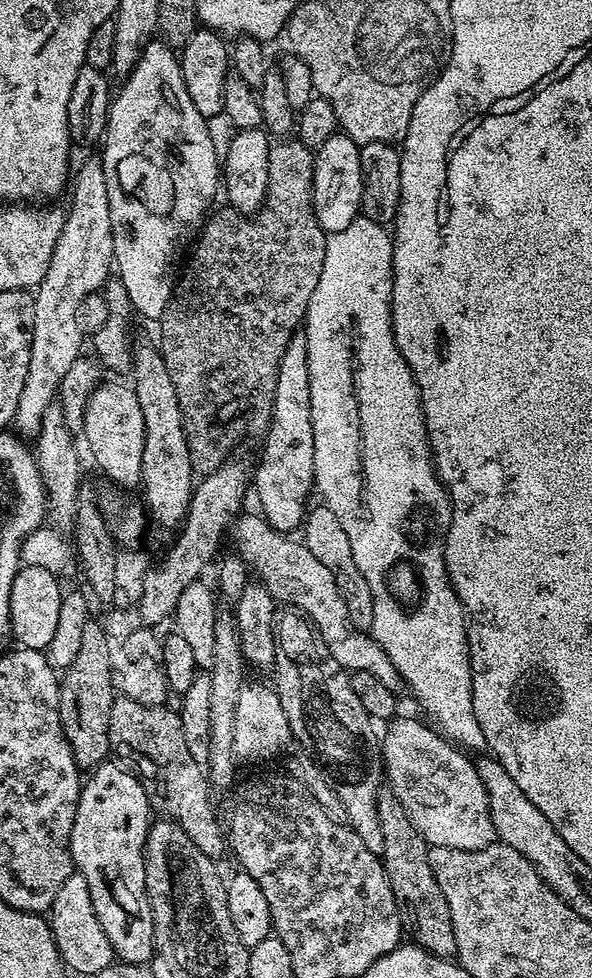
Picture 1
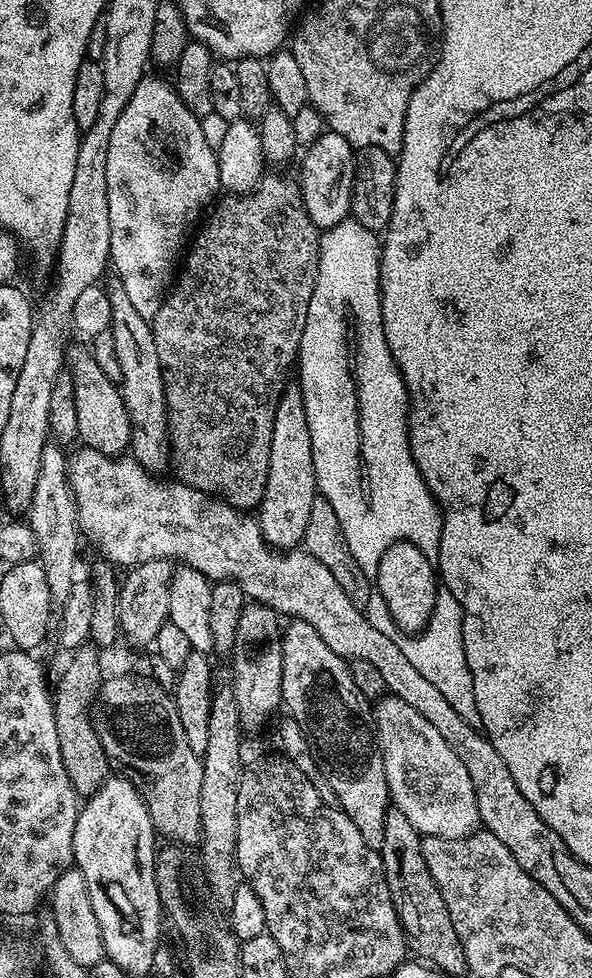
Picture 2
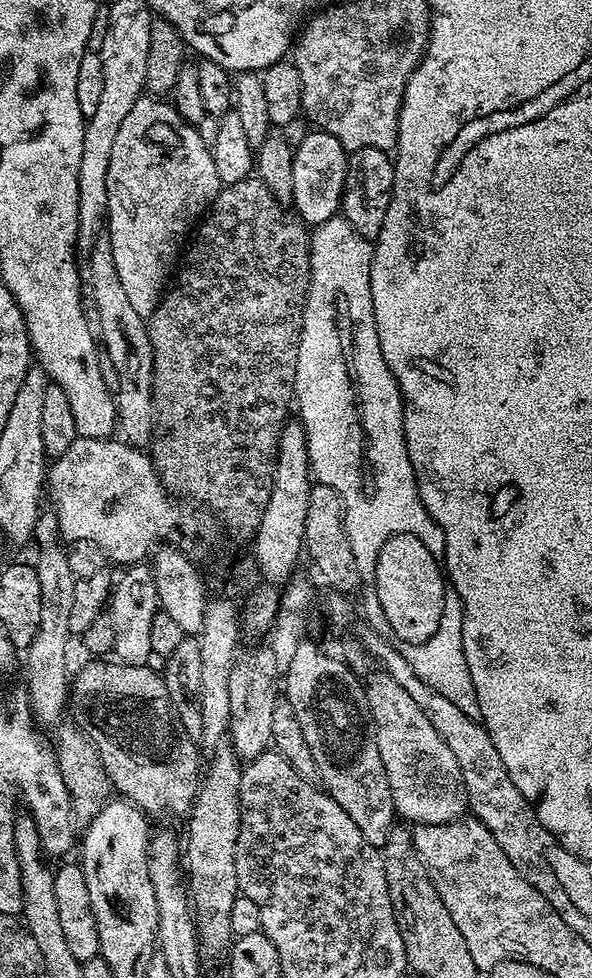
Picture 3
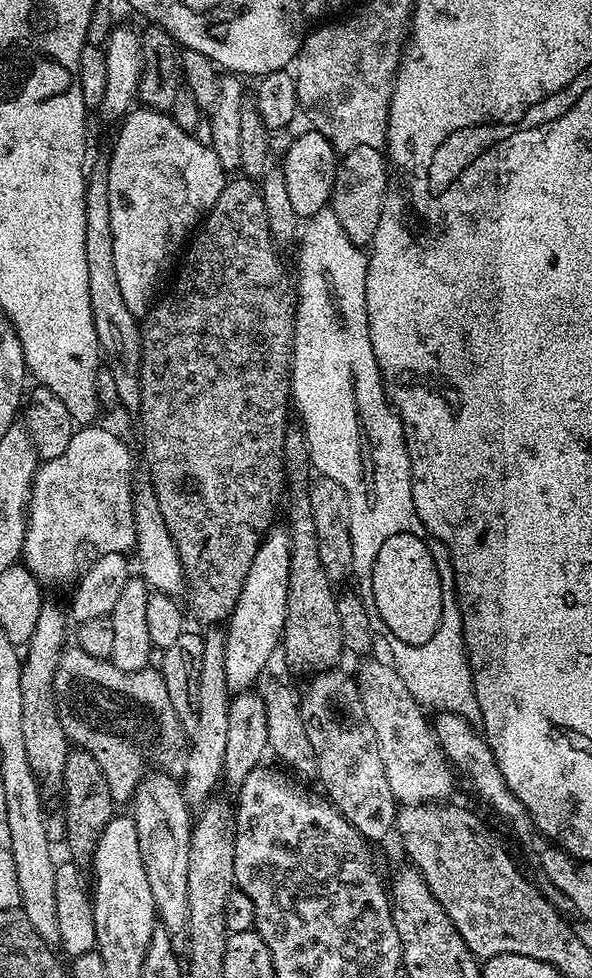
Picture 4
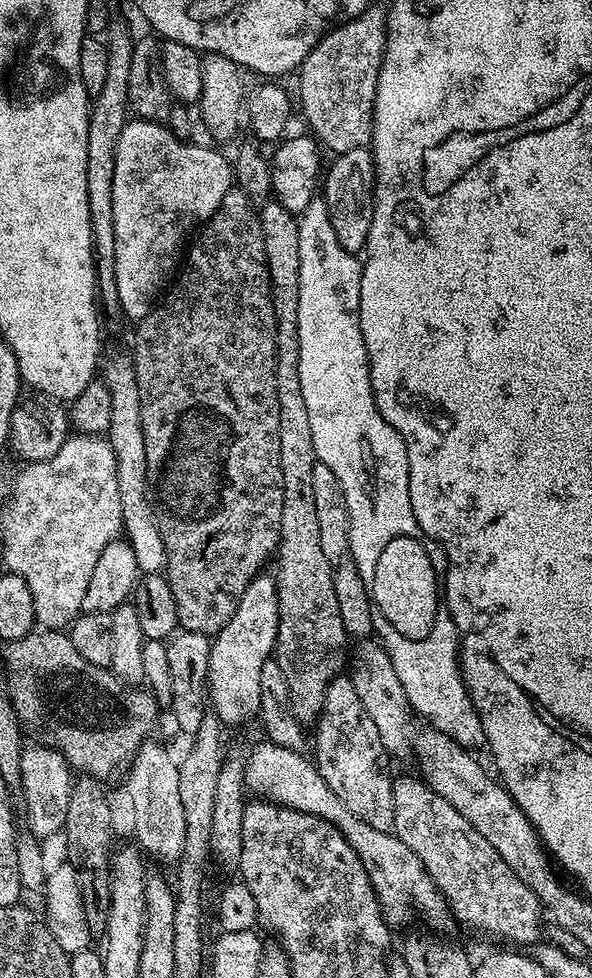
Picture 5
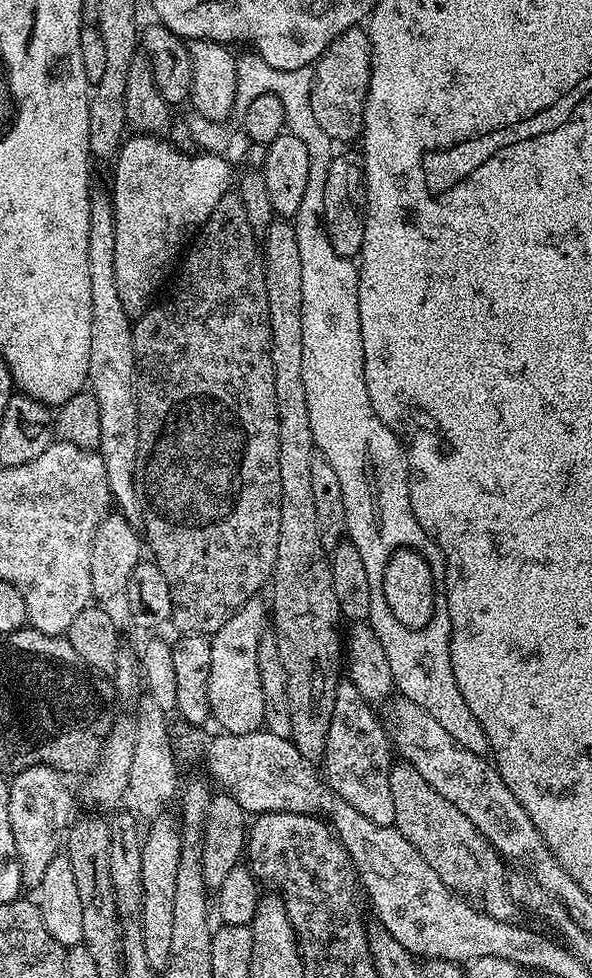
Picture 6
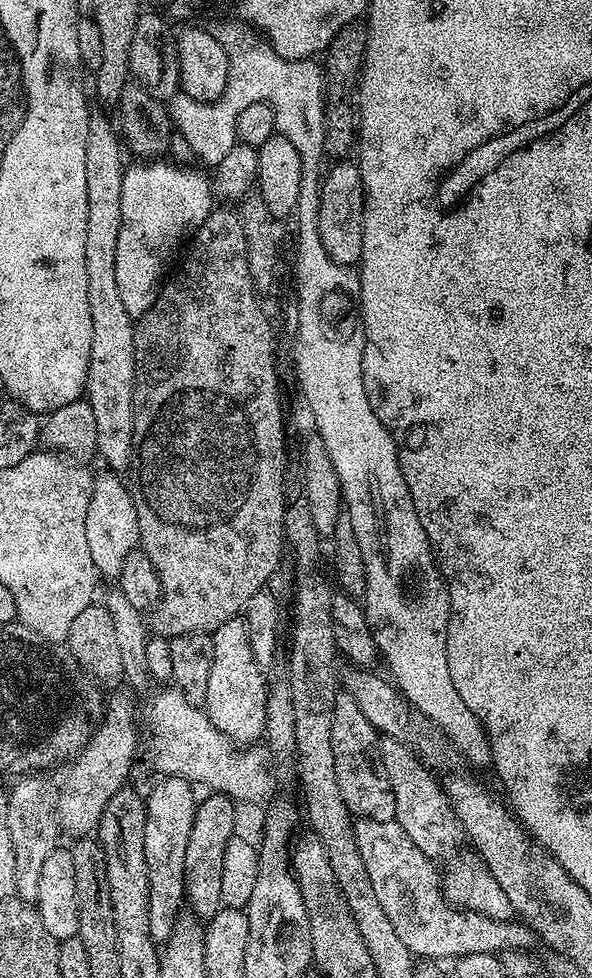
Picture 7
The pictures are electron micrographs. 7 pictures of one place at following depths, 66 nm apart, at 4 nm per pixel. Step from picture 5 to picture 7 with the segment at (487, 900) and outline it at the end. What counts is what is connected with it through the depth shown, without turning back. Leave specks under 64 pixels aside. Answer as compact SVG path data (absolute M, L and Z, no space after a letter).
M387 738L380 741L380 757L382 766L386 766L386 778L390 778L390 790L394 790L394 810L396 823L406 830L406 838L422 850L434 862L440 862L443 856L448 856L460 840L465 839L464 830L460 827L458 818L448 800L448 793L431 776L429 765L425 764L415 752L397 740Z

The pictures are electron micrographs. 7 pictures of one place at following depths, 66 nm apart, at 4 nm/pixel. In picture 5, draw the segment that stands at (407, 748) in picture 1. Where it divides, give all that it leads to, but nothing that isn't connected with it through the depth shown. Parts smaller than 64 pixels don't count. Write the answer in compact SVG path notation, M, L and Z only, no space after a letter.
M369 638L359 641L351 649L350 679L362 706L366 706L366 714L370 714L370 719L374 721L384 749L393 757L402 755L407 748L409 751L414 744L414 713L408 705L406 690L402 690L402 682L398 682L398 674L394 674L394 662L390 662L383 643Z

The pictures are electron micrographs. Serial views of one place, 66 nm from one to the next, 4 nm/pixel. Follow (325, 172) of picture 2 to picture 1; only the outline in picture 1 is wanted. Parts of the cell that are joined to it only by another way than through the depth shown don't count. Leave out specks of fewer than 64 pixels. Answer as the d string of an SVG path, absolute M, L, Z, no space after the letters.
M335 134L326 138L314 152L314 178L312 179L312 205L314 214L325 234L346 230L361 215L362 162L360 145L349 136Z

